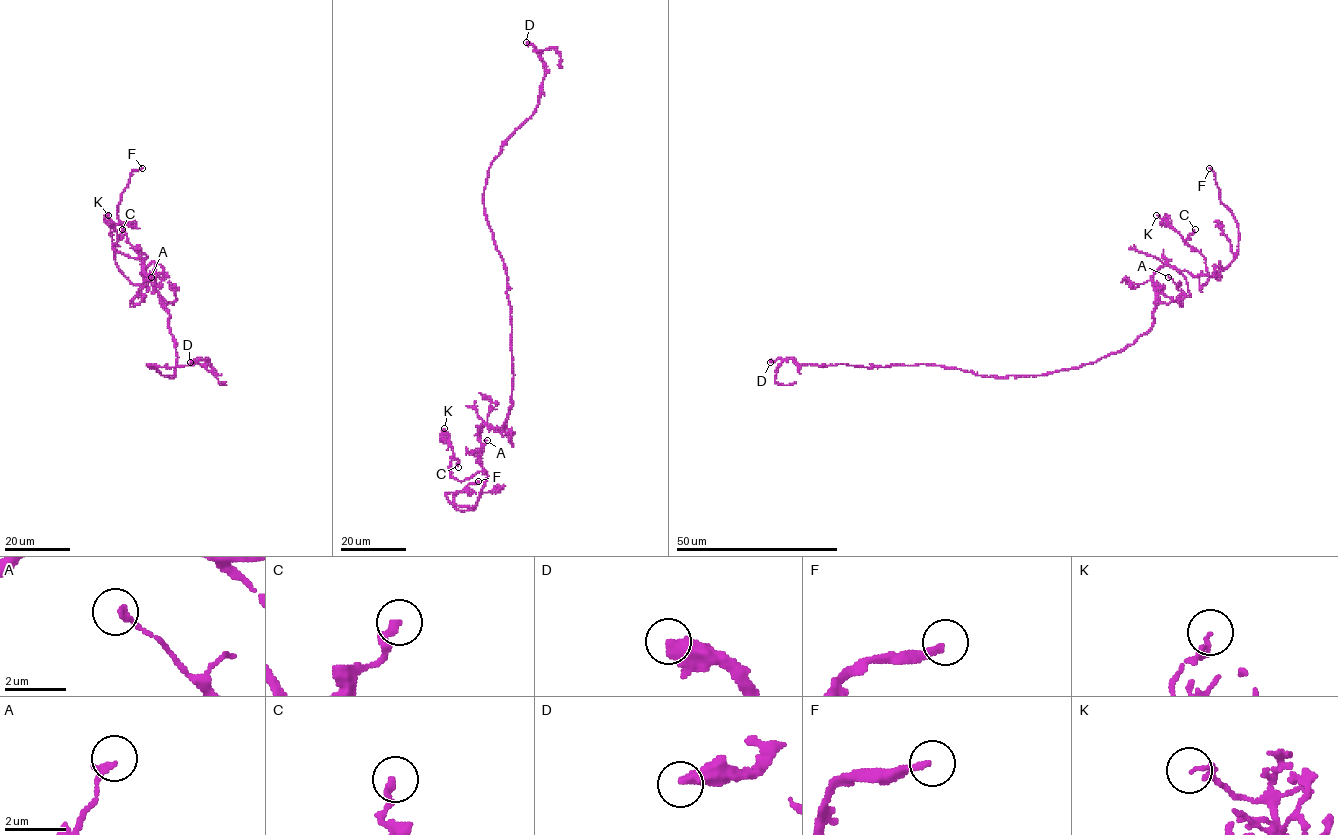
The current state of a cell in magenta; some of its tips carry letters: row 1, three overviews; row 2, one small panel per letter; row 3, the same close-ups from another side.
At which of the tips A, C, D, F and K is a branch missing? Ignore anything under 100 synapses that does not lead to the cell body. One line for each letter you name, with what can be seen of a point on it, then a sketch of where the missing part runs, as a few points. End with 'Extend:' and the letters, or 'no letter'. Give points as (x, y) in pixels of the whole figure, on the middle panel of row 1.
D: Place: (526, 42)
F: Place: (478, 481). Course of what is missing: (478, 481), (498, 484)
Extend: D, F

